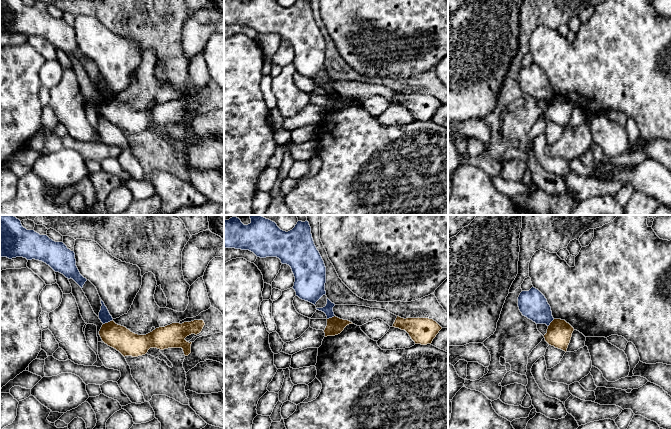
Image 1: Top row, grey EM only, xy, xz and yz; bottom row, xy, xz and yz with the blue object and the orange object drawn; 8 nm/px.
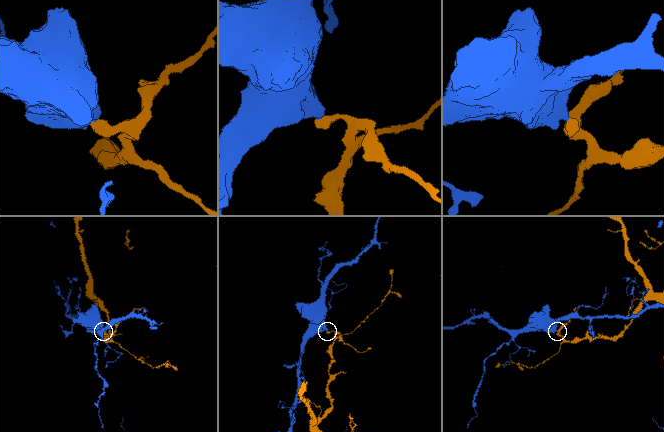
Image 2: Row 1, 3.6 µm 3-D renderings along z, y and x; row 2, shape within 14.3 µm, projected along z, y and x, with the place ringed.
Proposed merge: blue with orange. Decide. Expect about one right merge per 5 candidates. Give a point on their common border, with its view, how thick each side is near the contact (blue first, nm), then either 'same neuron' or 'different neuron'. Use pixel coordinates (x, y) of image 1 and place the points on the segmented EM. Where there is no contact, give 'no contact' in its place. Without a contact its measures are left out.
meets blue in xy at (107, 322); 90 nm thick on the blue side, 190 nm on the other; different neuron

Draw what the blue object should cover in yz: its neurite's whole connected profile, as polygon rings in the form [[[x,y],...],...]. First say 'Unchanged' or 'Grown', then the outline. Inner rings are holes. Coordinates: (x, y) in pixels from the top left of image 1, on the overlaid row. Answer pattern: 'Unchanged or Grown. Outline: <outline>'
Unchanged. Outline: [[[536,288],[522,291],[518,297],[518,307],[523,316],[536,324],[547,326],[554,320],[551,307],[545,296]]]

